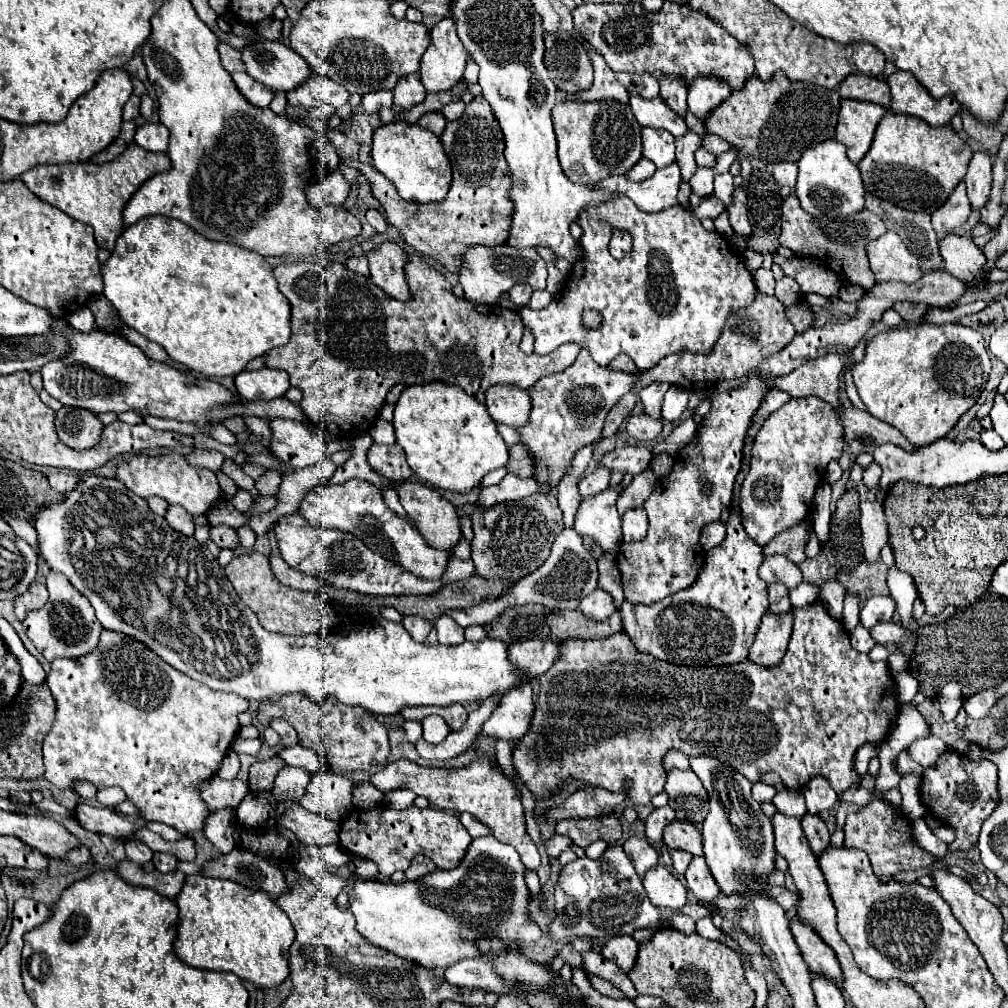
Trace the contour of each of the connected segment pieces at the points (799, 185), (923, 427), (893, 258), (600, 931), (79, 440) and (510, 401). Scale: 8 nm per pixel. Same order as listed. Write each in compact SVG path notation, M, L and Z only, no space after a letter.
M820 142L814 148L808 148L800 160L798 160L798 182L794 186L794 192L802 204L802 208L820 218L820 216L832 216L832 218L844 218L850 214L856 214L864 208L864 186L860 178L860 170L856 164L852 164L846 156L846 148L836 142Z
M918 324L874 336L866 356L852 370L866 410L896 426L916 448L944 438L958 418L974 406L990 374L990 358L978 330L962 324Z
M892 230L868 242L866 252L870 260L870 270L874 272L876 282L912 284L922 278L918 258L908 252L902 238Z
M610 844L598 860L586 856L576 858L558 876L556 918L550 924L554 940L564 940L568 936L608 938L634 934L642 928L658 928L662 920L664 916L648 900L642 880L620 844Z
M62 406L56 414L56 432L60 440L74 450L86 450L98 444L102 428L104 424L100 422L98 414L76 406Z
M492 386L486 392L486 408L496 422L520 428L528 424L530 398L526 390L514 386Z

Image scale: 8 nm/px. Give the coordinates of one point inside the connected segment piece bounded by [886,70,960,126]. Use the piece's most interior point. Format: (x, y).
(908, 96)

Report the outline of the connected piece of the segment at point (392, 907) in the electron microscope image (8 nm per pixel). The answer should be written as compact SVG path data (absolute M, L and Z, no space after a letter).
M480 836L468 846L462 862L452 870L432 870L420 880L404 880L394 884L390 880L364 878L354 884L350 896L350 912L356 918L356 930L374 946L380 946L396 956L416 962L430 970L446 970L464 958L480 958L476 946L478 938L502 938L516 944L534 944L544 932L530 916L532 894L524 882L526 866L520 862L514 846L508 846L494 836Z

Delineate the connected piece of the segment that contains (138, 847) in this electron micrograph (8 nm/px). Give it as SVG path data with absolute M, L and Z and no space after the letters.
M128 840L126 842L126 858L136 862L136 864L148 862L152 858L152 854L154 852L144 842L140 842L140 840Z

